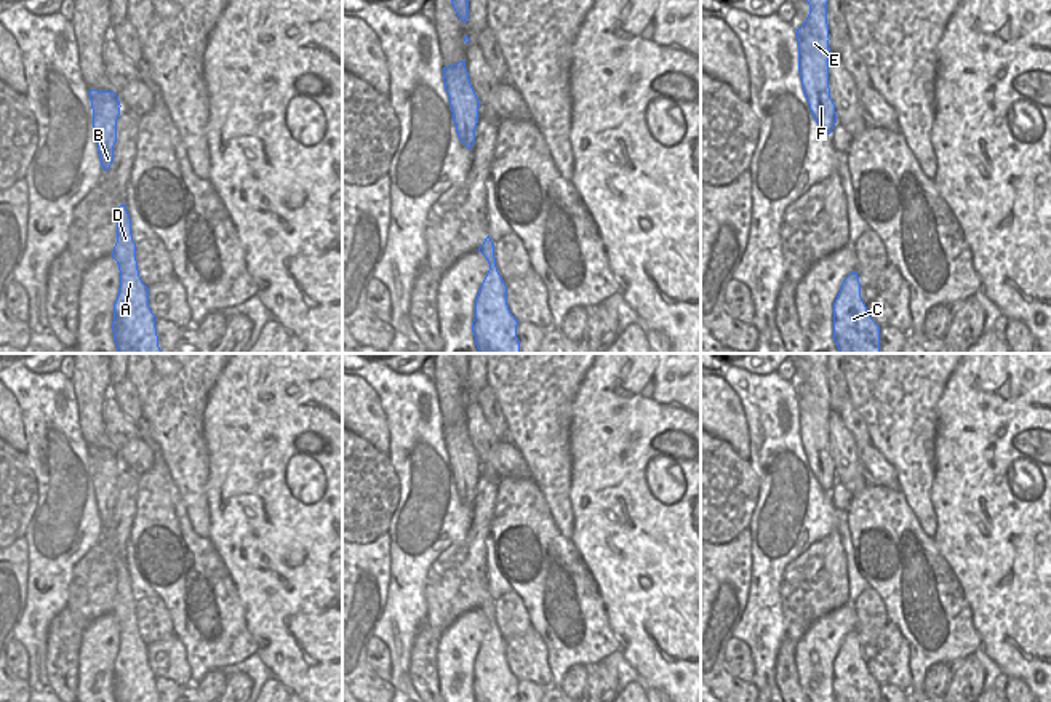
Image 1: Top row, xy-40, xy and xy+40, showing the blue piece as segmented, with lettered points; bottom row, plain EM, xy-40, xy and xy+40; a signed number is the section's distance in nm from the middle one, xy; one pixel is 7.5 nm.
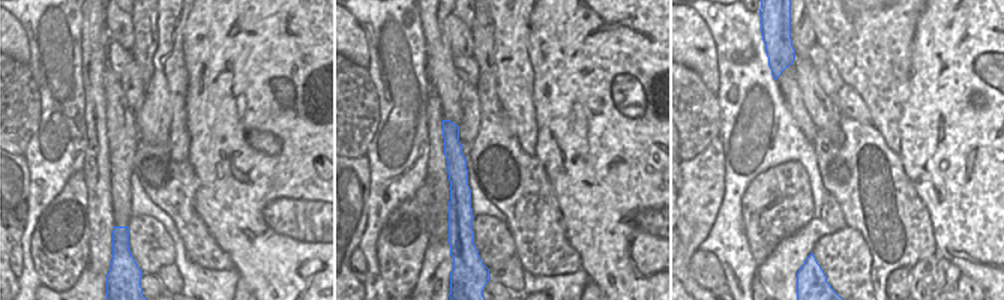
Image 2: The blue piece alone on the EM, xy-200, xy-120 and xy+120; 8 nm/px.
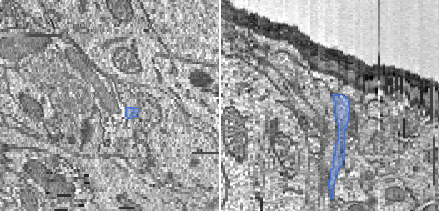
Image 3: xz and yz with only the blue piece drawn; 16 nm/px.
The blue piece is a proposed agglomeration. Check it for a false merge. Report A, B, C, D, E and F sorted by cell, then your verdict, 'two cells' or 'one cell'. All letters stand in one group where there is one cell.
A B C D E F; one cell

